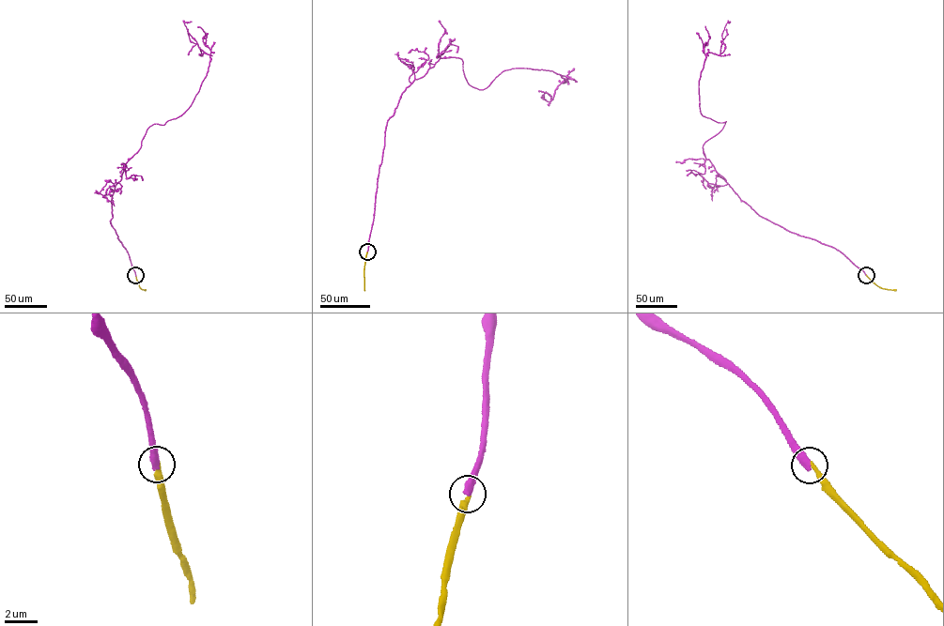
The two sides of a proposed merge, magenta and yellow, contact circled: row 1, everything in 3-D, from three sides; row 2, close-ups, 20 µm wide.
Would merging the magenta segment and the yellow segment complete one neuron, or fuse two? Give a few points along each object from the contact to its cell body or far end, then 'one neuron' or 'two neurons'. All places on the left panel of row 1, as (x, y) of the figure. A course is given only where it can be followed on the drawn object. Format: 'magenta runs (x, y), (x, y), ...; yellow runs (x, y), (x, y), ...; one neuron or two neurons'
magenta runs (135, 276), (110, 223), (112, 195), (147, 129), (181, 115), (207, 74), (210, 56), (188, 32), (191, 22); yellow runs (135, 276), (139, 286), (146, 289); one neuron

